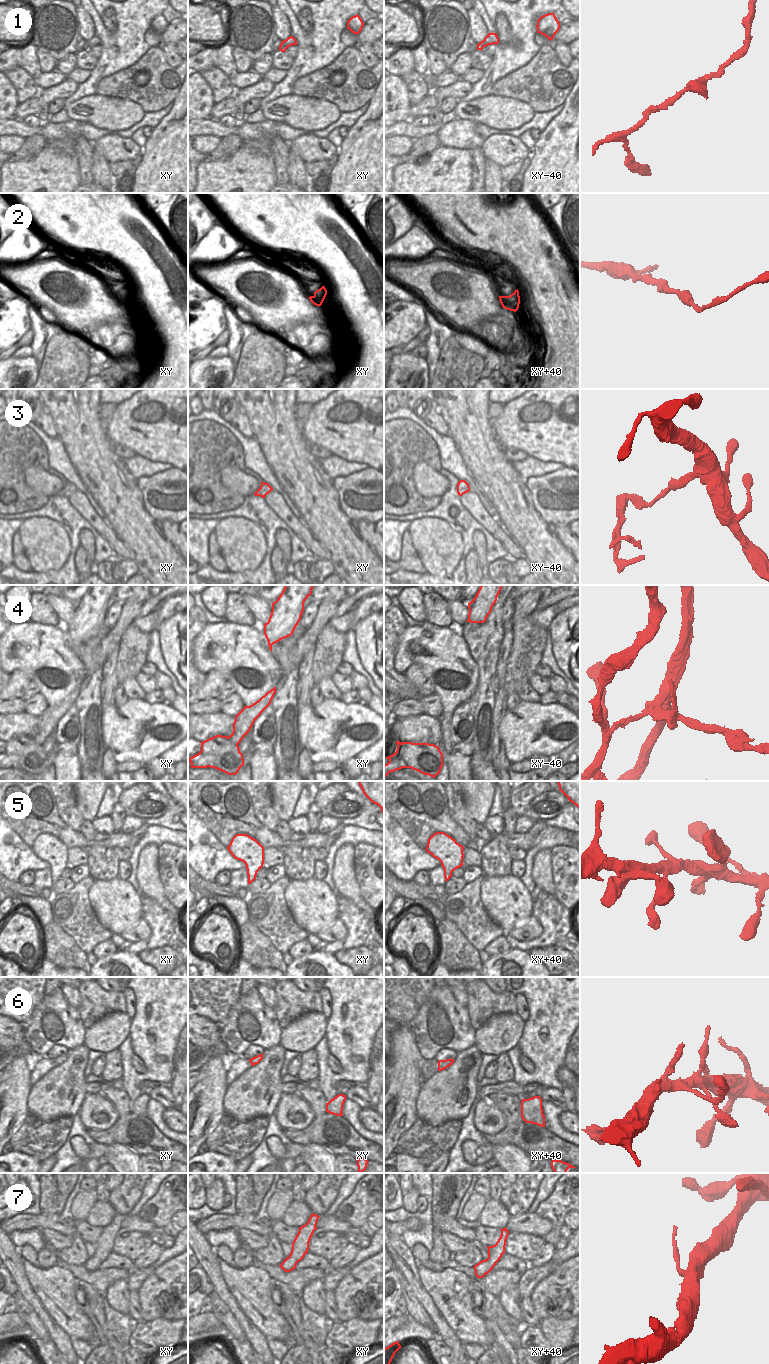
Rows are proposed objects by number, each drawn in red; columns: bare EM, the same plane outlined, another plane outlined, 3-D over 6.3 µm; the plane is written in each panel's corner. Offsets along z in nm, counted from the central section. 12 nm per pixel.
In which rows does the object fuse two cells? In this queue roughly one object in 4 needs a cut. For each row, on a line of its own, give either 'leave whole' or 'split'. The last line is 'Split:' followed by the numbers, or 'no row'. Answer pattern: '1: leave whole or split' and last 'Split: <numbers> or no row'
1: leave whole
2: leave whole
3: split
4: split
5: leave whole
6: leave whole
7: leave whole
Split: 3, 4

